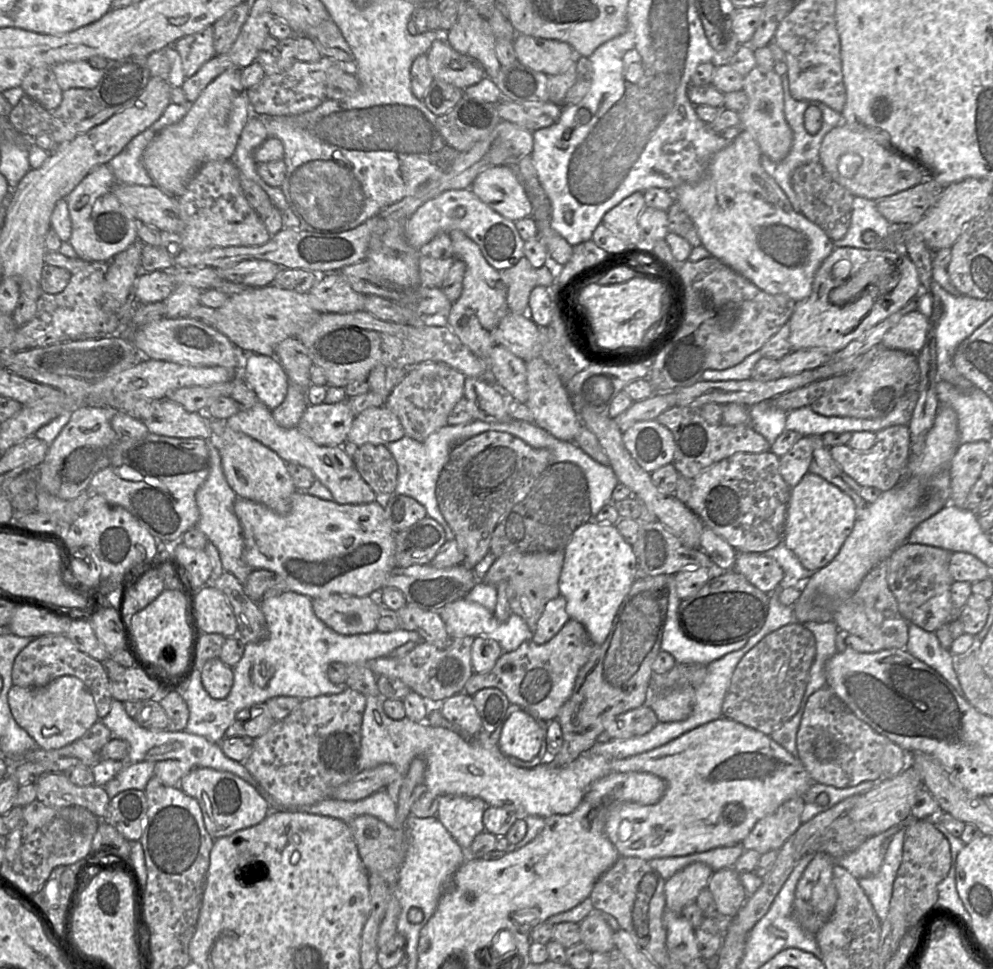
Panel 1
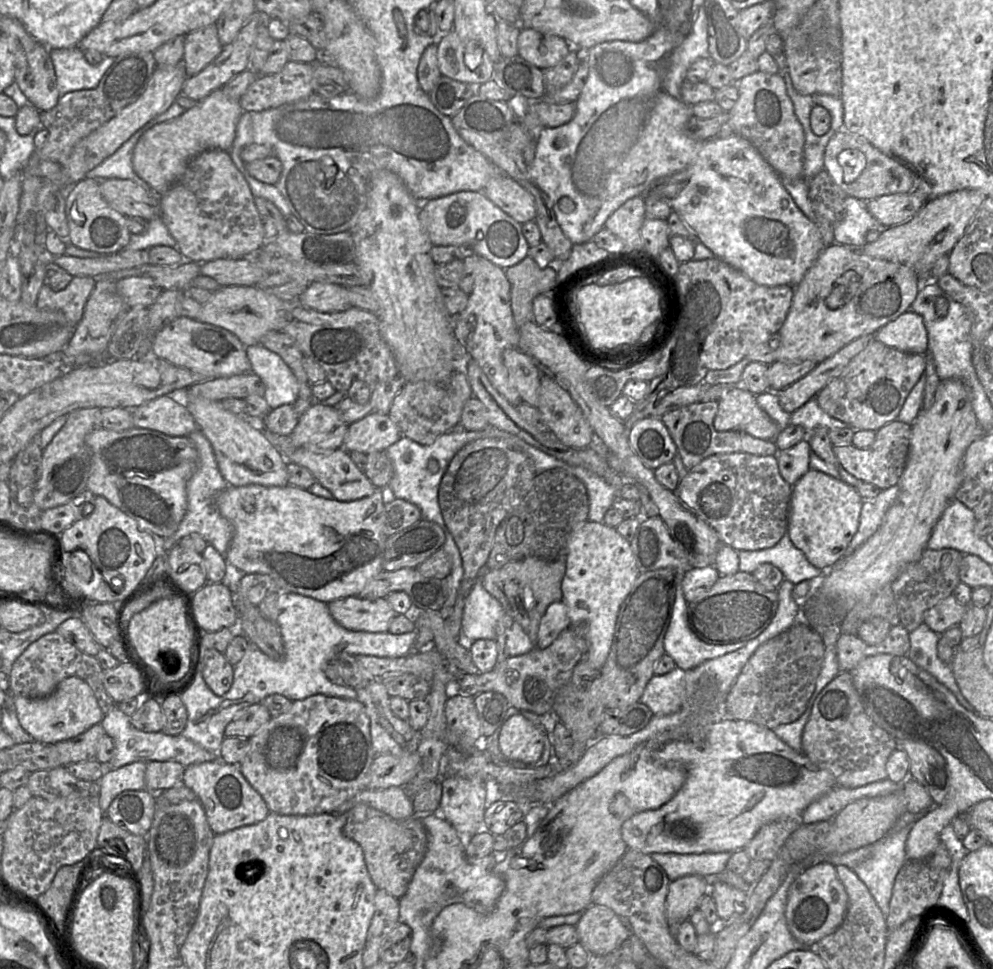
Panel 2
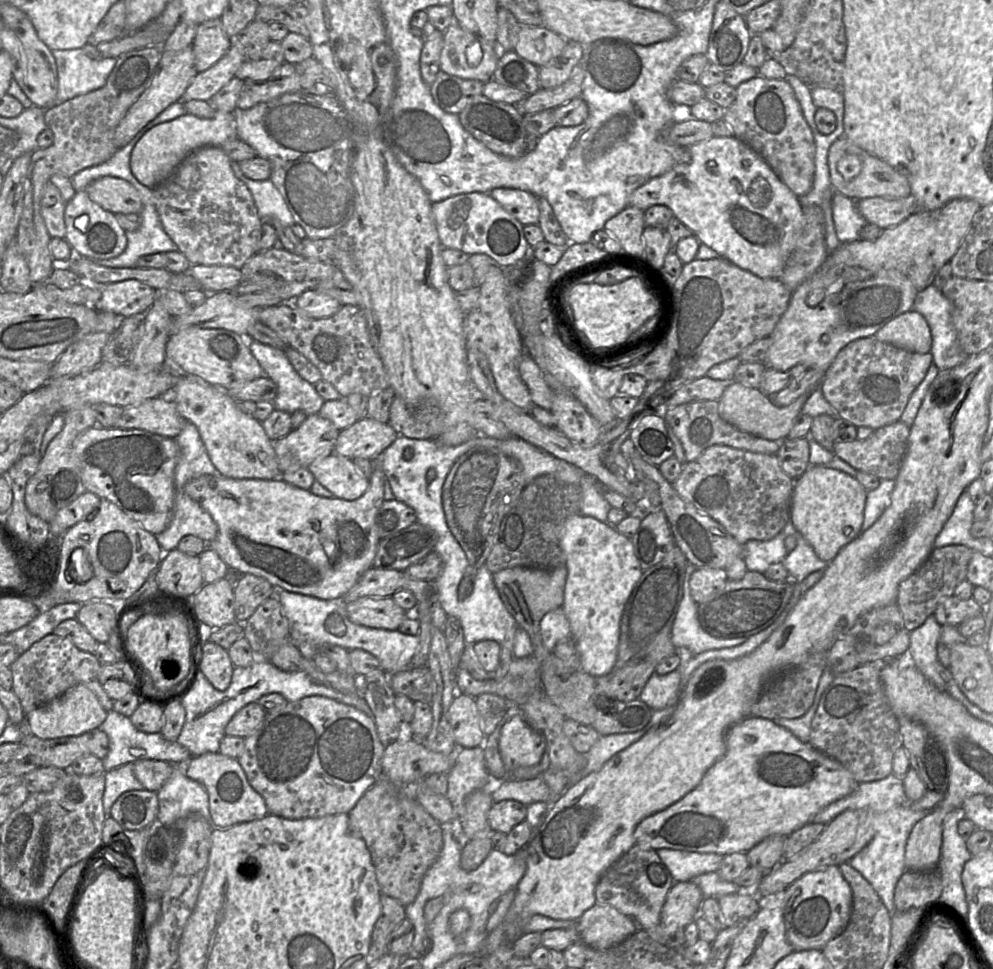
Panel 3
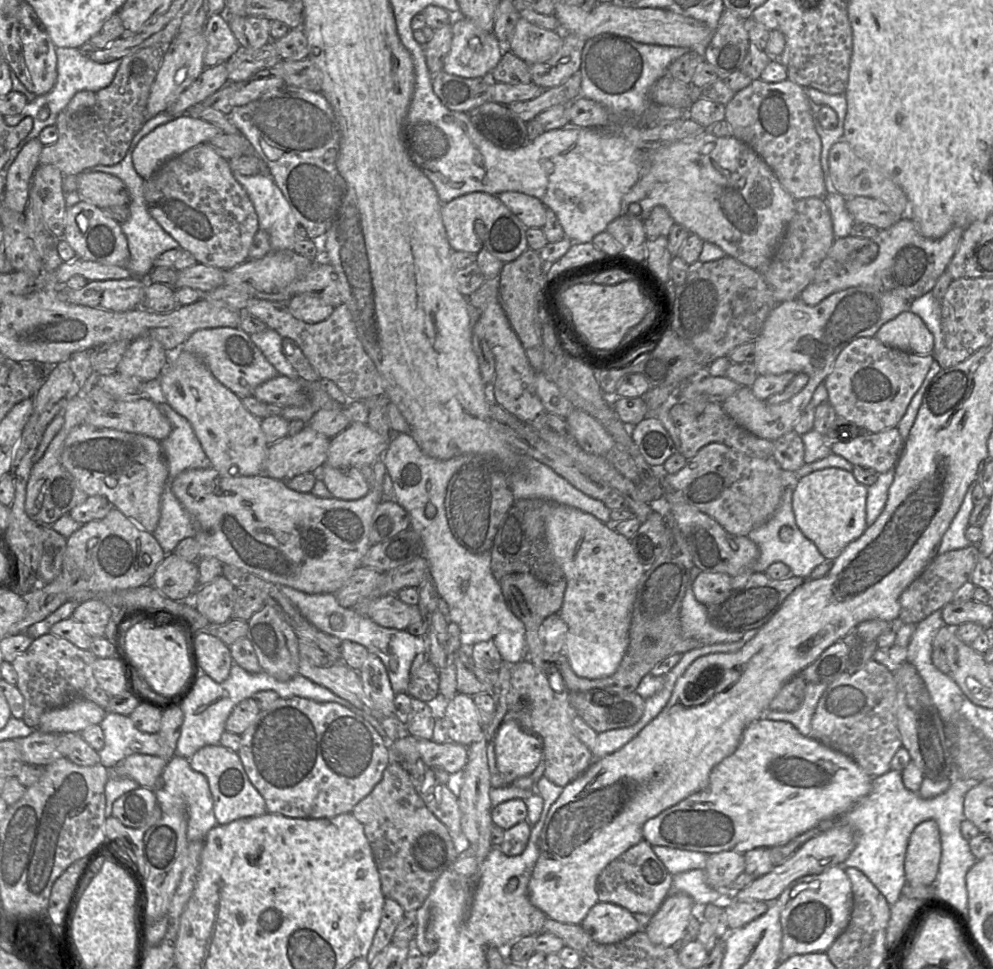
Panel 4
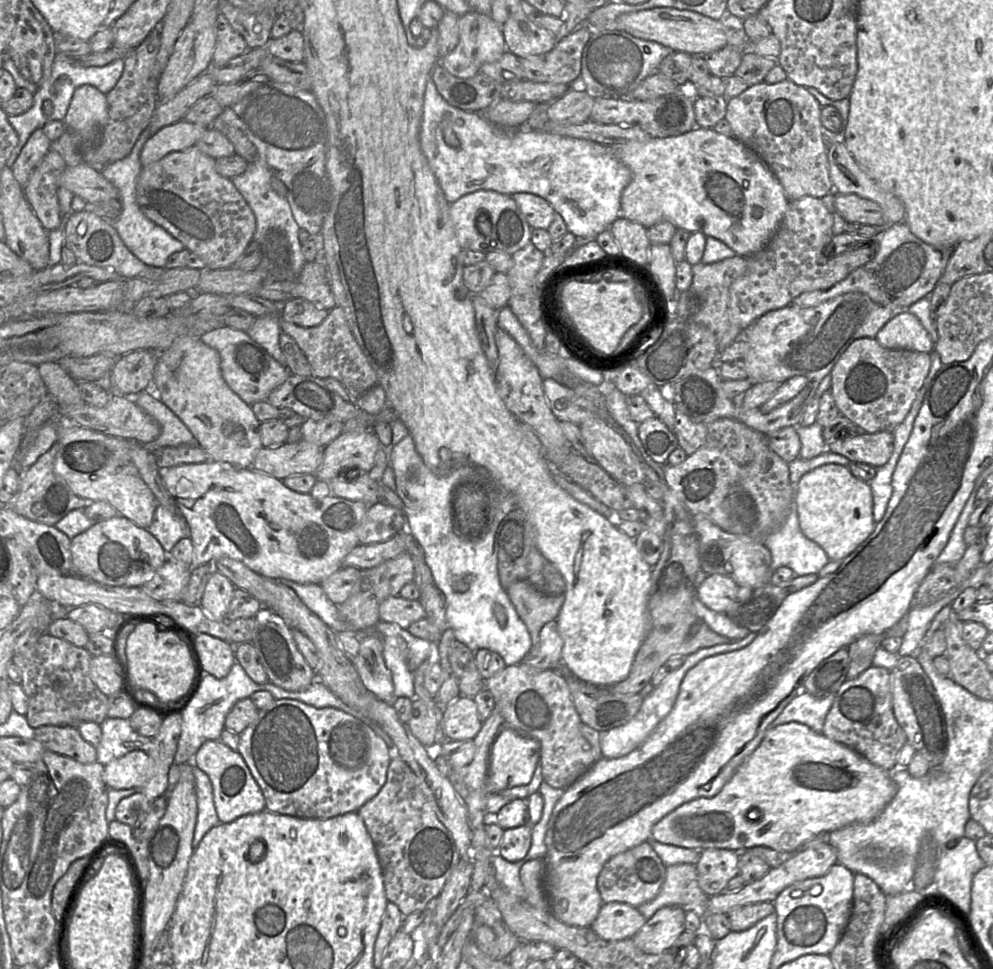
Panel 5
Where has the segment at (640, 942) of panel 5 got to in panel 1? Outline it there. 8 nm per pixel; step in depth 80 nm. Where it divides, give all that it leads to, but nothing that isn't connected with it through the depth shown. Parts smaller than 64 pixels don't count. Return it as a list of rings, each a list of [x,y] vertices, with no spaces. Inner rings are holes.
[[[702,862],[692,863],[665,881],[666,908],[680,914],[682,909],[696,902],[699,893],[707,888],[714,871]]]

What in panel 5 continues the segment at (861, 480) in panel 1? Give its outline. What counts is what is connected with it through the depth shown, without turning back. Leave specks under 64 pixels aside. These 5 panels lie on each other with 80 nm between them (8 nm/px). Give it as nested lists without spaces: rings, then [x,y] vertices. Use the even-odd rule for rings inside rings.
[[[878,432],[835,440],[829,444],[829,452],[840,454],[854,463],[865,463],[875,468],[885,465],[894,448],[893,432]]]

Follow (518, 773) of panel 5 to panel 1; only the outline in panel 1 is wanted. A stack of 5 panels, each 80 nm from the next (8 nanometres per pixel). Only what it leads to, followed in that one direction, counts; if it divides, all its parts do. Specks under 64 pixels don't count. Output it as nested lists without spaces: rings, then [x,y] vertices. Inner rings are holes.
[[[524,709],[513,712],[504,721],[499,748],[508,757],[530,761],[540,751],[543,729]]]

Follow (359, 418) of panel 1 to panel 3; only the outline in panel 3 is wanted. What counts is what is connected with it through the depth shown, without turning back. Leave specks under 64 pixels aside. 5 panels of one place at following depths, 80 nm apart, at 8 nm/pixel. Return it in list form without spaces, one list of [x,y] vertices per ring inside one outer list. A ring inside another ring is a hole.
[[[365,416],[340,431],[334,453],[351,460],[373,460],[380,458],[397,437],[398,433],[389,423],[381,423]]]

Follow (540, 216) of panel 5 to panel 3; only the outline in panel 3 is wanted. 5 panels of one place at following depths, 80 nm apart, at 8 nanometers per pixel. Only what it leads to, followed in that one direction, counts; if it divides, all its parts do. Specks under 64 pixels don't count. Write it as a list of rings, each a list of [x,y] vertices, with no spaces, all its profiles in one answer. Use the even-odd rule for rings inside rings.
[[[495,188],[489,194],[522,225],[538,224],[538,198],[527,191],[513,188]]]

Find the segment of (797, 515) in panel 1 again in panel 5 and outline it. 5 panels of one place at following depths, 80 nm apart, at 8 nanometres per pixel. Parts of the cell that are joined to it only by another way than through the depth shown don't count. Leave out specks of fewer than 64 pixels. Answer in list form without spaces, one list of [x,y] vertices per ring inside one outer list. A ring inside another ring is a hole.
[[[827,464],[805,474],[795,485],[794,503],[802,533],[816,542],[830,560],[842,561],[850,555],[873,532],[873,497],[870,484],[857,479],[849,470],[839,464]]]

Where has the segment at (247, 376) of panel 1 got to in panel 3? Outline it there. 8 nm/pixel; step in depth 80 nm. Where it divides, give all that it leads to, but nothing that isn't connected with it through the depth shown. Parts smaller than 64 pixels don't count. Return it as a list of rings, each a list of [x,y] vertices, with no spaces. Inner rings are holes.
[[[247,337],[249,349],[277,387],[277,394],[271,402],[275,409],[292,414],[297,410],[307,416],[317,414],[325,400],[315,390],[315,384],[303,379],[286,357],[284,350],[278,349]]]

